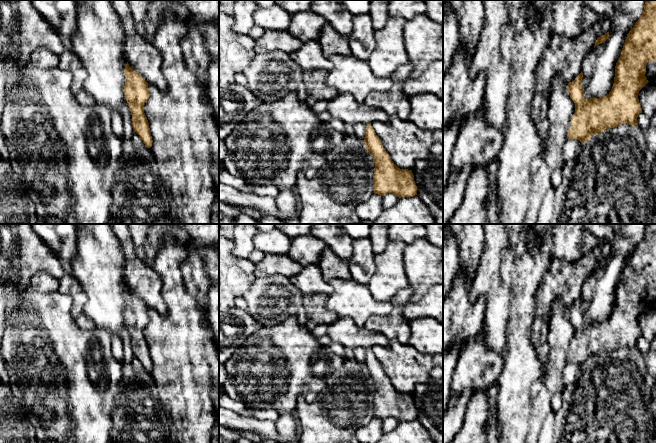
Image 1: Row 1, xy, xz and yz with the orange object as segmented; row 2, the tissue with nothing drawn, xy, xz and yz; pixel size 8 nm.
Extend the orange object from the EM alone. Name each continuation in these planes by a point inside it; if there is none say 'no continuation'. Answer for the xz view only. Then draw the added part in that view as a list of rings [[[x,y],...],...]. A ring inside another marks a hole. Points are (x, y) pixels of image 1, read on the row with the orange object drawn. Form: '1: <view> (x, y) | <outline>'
no continuation

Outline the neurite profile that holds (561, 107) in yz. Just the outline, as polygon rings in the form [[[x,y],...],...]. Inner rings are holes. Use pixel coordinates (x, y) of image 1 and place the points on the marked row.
[[[555,75],[551,81],[548,101],[550,130],[546,148],[542,152],[543,162],[532,175],[528,207],[521,224],[536,224],[538,220],[544,196],[552,187],[552,172],[562,161],[563,146],[574,113],[575,103],[568,94],[567,84],[559,75]]]

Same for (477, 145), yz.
[[[483,101],[480,109],[459,129],[452,152],[450,172],[459,172],[466,165],[470,166],[471,171],[476,167],[488,168],[497,158],[505,134],[486,125],[484,111]]]

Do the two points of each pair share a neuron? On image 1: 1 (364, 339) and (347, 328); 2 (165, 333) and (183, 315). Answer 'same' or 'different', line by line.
1: same
2: same

